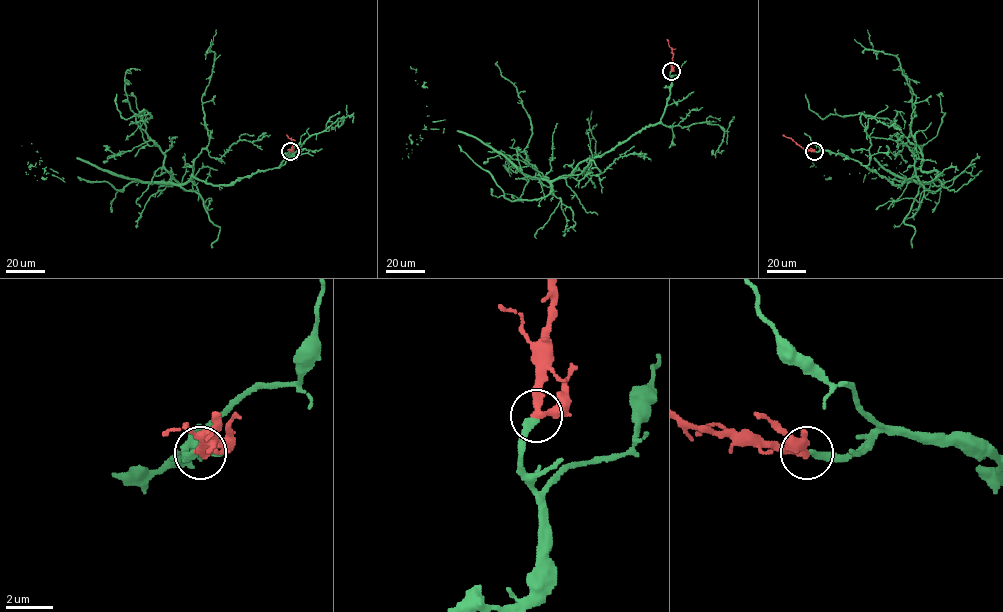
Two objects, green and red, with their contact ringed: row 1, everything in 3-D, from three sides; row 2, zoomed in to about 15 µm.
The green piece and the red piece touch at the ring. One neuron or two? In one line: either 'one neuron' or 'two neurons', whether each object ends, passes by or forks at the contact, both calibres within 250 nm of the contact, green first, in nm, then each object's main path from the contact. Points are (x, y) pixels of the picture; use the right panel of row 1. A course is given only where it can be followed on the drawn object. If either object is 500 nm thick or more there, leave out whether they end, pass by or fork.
one neuron; green ends there; red passes by; 320 nm thick on the green side, 280 nm on the other; green runs (815, 151), (843, 154), (894, 184), (924, 182), (874, 158), (864, 178), (827, 180), (810, 167); red runs (815, 151), (804, 149), (782, 134)

